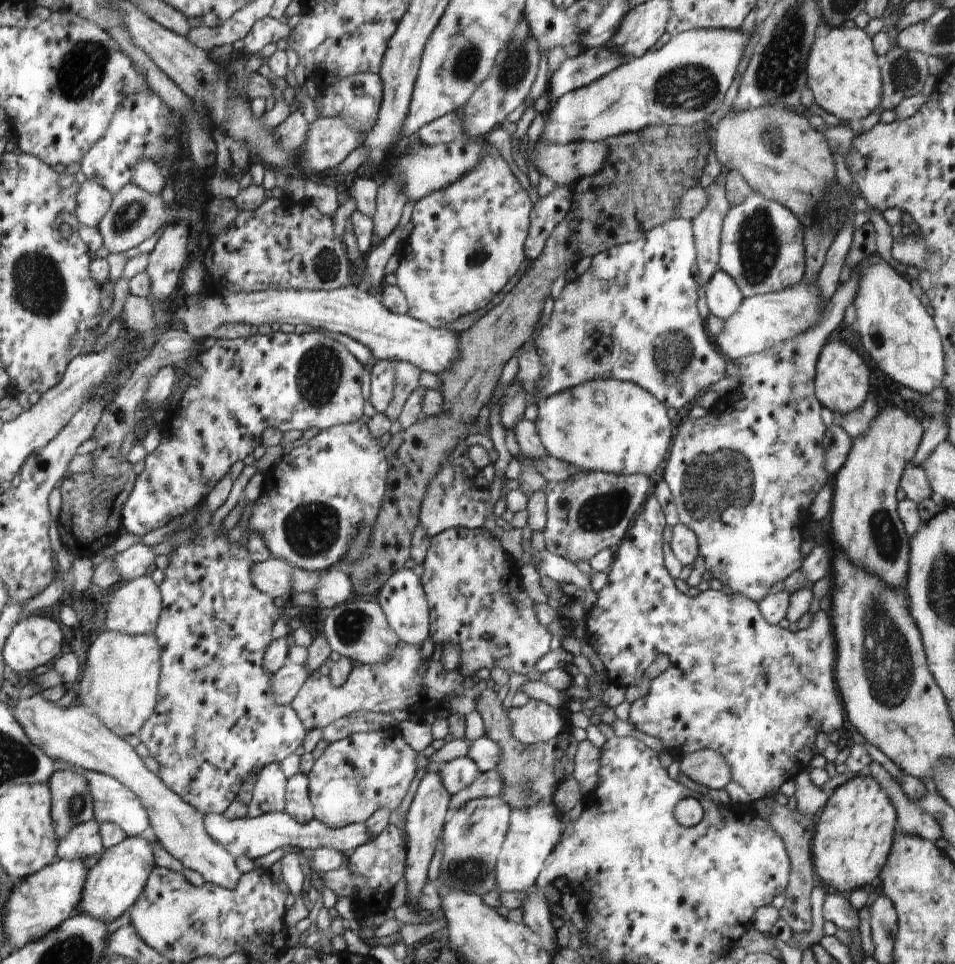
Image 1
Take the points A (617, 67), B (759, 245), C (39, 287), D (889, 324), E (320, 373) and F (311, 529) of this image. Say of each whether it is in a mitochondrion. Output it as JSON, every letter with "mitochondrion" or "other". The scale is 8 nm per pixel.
{"A":"other","B":"mitochondrion","C":"mitochondrion","D":"other","E":"mitochondrion","F":"mitochondrion"}

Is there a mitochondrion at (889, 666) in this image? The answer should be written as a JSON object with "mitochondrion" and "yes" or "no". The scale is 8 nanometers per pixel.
{"mitochondrion":"yes"}

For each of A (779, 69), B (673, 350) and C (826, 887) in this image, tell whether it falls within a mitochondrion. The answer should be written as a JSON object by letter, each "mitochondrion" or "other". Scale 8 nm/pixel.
{"A":"mitochondrion","B":"mitochondrion","C":"other"}

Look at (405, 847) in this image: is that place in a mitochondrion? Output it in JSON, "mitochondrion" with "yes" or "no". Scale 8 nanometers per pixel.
{"mitochondrion":"no"}

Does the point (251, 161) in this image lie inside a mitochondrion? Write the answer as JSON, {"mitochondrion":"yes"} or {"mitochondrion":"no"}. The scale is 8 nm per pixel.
{"mitochondrion":"no"}

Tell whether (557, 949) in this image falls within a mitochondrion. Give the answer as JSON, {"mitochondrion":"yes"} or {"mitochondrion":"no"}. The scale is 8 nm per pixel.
{"mitochondrion":"no"}

